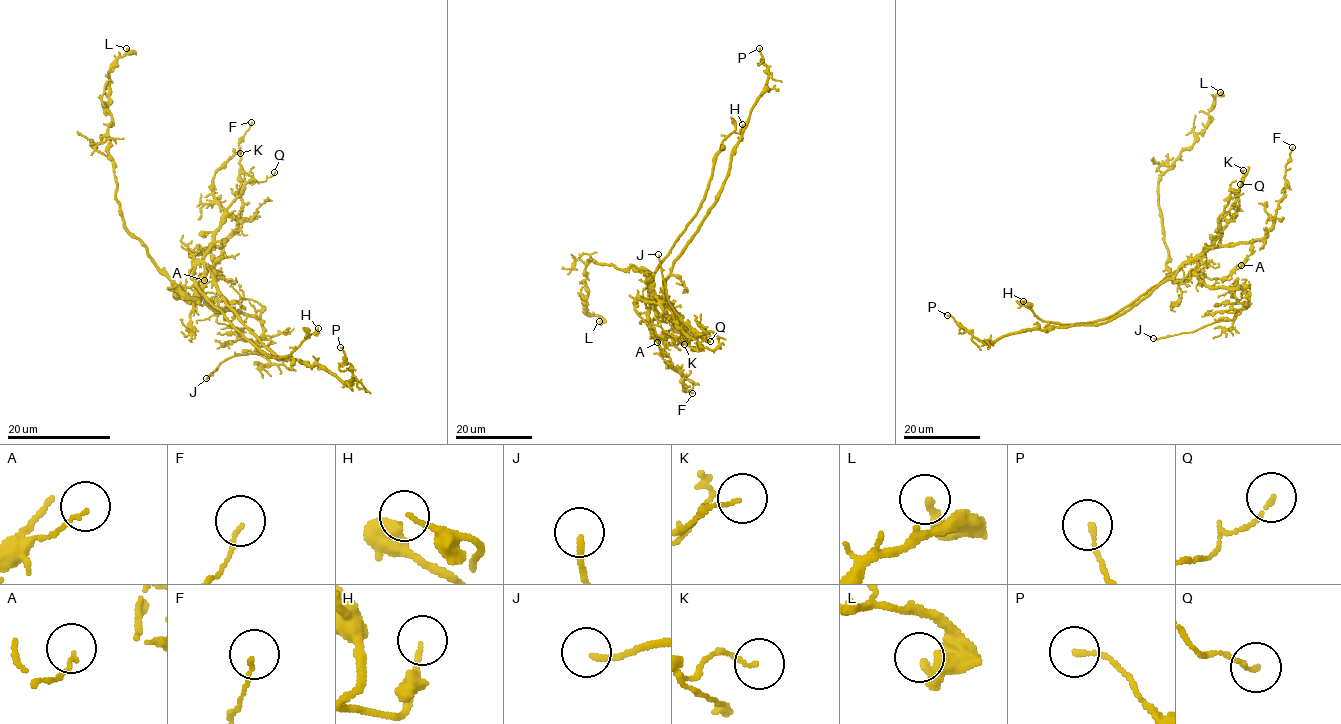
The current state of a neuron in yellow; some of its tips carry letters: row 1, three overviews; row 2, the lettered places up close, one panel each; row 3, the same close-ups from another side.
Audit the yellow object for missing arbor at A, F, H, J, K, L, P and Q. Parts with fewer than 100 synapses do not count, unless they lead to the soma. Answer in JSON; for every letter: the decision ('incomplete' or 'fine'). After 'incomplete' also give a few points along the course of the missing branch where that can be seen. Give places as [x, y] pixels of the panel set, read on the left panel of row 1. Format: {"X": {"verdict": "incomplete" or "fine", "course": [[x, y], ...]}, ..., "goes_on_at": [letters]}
{"A": {"verdict": "fine"}, "F": {"verdict": "fine"}, "H": {"verdict": "fine"}, "J": {"verdict": "incomplete", "course": [[206, 378], [184, 386]]}, "K": {"verdict": "fine"}, "L": {"verdict": "fine"}, "P": {"verdict": "fine"}, "Q": {"verdict": "fine"}, "goes_on_at": ["J"]}

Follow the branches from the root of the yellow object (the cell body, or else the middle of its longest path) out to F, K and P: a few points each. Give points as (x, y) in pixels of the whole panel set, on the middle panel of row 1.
F: (663, 287), (663, 294), (650, 308), (650, 329), (658, 348), (685, 378), (683, 388), (692, 393)
K: (663, 287), (663, 297), (656, 309), (672, 323), (663, 339), (675, 345), (684, 344)
P: (663, 287), (673, 261), (692, 238), (715, 200), (729, 169), (732, 149), (766, 85), (767, 67), (759, 48)

